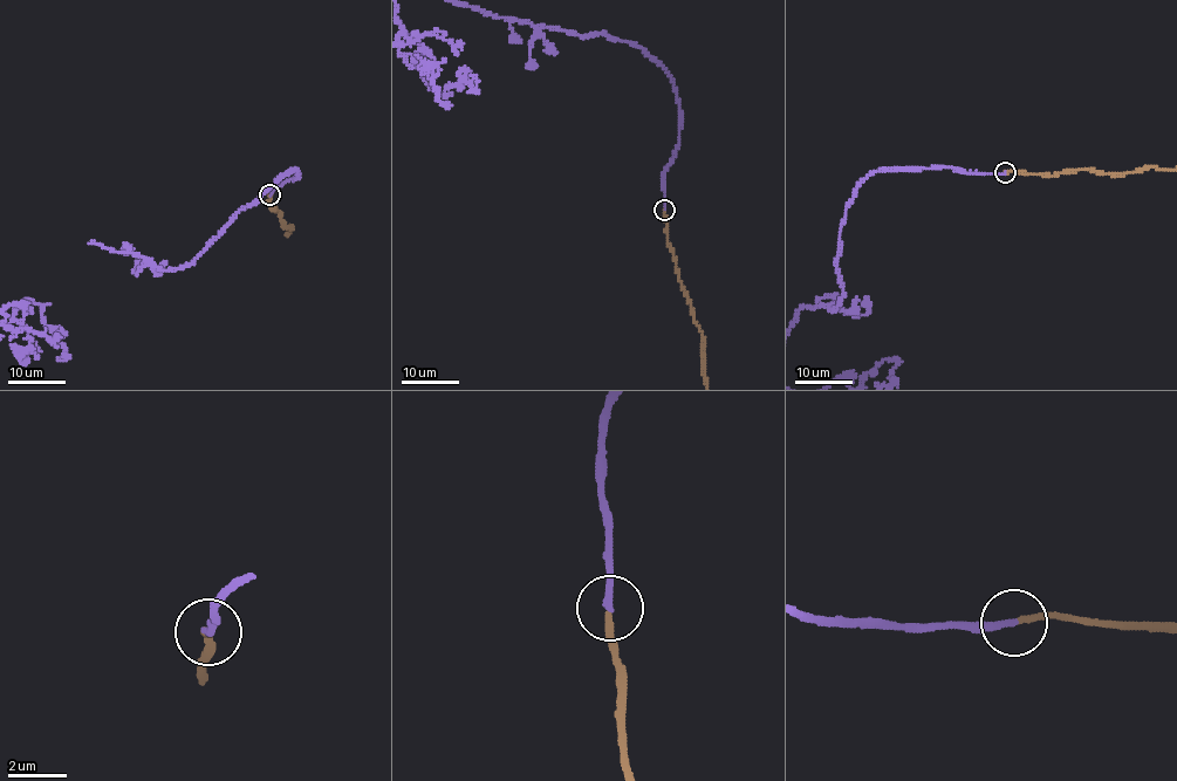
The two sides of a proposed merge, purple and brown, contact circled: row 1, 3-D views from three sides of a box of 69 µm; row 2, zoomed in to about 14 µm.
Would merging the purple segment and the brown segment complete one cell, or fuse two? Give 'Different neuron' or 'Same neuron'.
Same neuron

